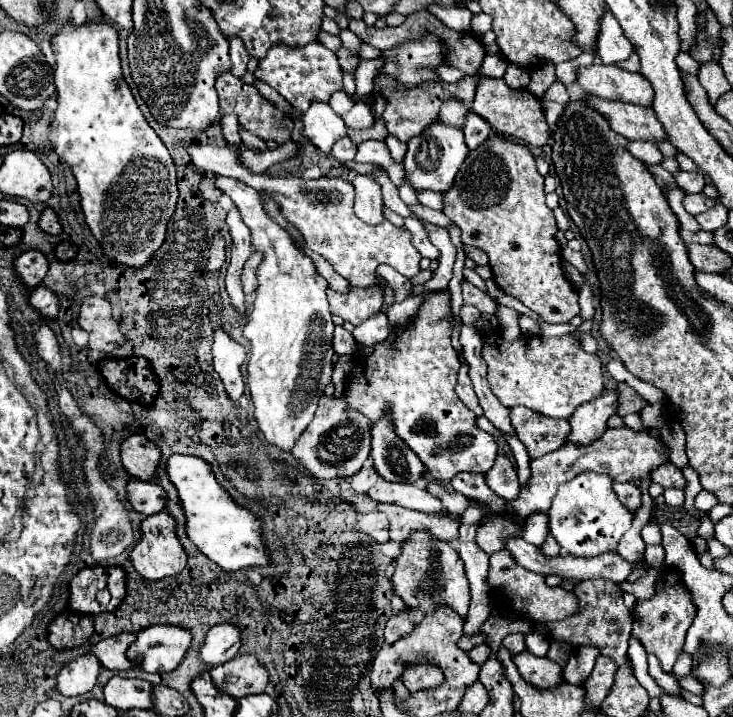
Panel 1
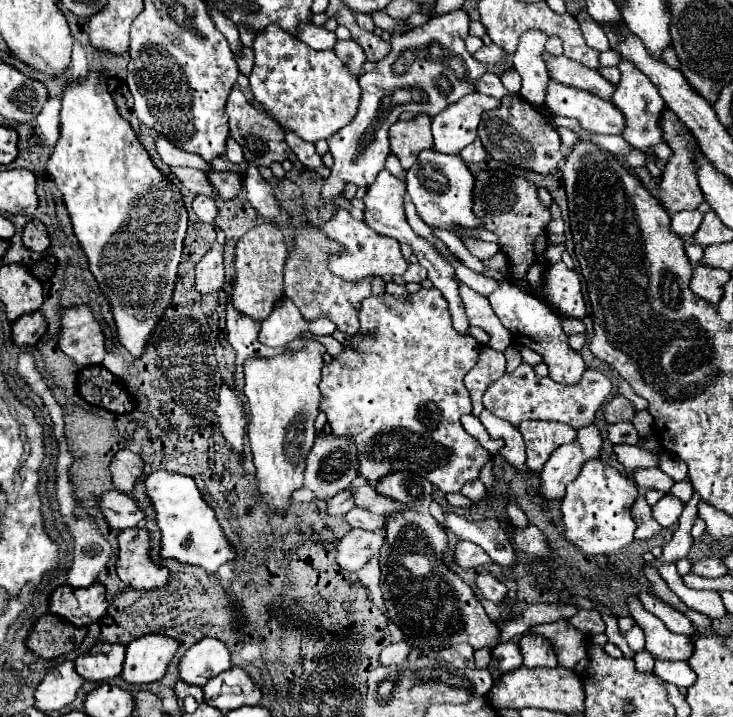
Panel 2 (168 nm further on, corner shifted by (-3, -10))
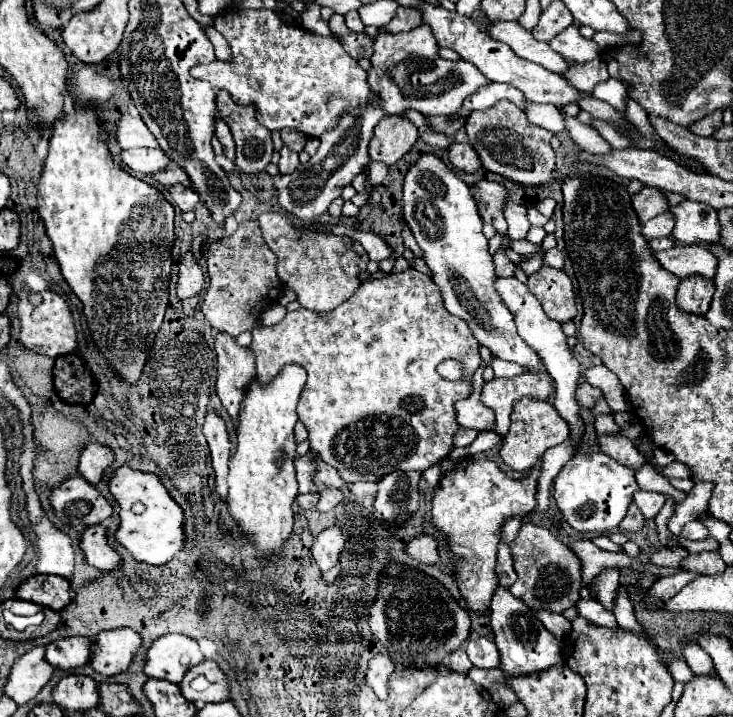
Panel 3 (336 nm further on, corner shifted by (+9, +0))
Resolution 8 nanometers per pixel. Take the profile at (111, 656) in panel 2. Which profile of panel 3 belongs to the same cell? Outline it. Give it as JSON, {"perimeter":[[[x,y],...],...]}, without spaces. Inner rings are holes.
{"perimeter":[[[84,636],[54,640],[46,646],[46,660],[60,670],[80,668],[90,662],[92,648],[94,648],[94,640]]]}

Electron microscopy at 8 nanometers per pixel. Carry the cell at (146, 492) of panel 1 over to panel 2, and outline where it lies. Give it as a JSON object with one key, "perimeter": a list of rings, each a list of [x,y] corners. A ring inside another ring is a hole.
{"perimeter":[[[118,490],[104,492],[104,496],[100,498],[100,512],[108,528],[114,532],[134,528],[138,522],[144,520],[144,512],[138,508],[138,504]]]}

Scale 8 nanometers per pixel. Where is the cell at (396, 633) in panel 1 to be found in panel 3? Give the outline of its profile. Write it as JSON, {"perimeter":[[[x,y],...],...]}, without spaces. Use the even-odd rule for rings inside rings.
{"perimeter":[[[378,654],[368,662],[368,670],[366,670],[366,680],[370,682],[372,690],[378,694],[378,698],[386,698],[388,696],[388,676],[394,672],[394,664],[390,660],[388,654]]]}

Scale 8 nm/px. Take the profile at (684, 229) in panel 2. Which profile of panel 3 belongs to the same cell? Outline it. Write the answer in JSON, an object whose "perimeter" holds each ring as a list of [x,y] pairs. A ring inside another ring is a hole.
{"perimeter":[[[666,210],[664,214],[658,214],[658,216],[654,216],[652,220],[644,222],[642,234],[644,234],[646,238],[650,238],[650,240],[652,240],[652,238],[662,238],[662,236],[670,236],[672,230],[674,230],[674,226],[676,226],[676,218],[672,216],[670,210]]]}

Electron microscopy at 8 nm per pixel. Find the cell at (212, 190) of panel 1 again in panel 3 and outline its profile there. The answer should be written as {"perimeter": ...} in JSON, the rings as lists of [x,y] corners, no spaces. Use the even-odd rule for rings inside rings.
{"perimeter":[[[172,186],[172,188],[170,188],[170,194],[172,194],[172,202],[174,202],[182,212],[194,210],[196,204],[200,202],[200,200],[198,200],[198,194],[196,194],[192,188]]]}

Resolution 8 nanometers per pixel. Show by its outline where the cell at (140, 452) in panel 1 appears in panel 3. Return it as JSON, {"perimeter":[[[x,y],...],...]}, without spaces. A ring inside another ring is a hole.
{"perimeter":[[[92,442],[84,448],[80,456],[78,472],[84,476],[90,484],[98,484],[104,476],[104,470],[114,462],[114,452],[108,446],[102,446],[98,442]]]}

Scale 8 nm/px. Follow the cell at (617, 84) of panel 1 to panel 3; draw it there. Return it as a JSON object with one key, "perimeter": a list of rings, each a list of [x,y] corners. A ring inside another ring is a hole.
{"perimeter":[[[496,22],[490,26],[490,36],[508,44],[516,56],[536,62],[546,70],[566,74],[570,68],[568,60],[562,54],[552,50],[546,42],[534,40],[534,36],[528,30],[524,30],[518,22]]]}

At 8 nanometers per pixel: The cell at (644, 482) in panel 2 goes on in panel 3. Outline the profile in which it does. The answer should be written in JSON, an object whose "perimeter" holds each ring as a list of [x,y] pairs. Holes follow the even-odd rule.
{"perimeter":[[[622,434],[598,436],[598,442],[600,442],[600,448],[604,454],[616,458],[618,462],[622,462],[630,470],[640,470],[640,466],[644,466],[644,462],[646,462],[646,458],[640,454],[636,444],[628,438],[624,438]]]}

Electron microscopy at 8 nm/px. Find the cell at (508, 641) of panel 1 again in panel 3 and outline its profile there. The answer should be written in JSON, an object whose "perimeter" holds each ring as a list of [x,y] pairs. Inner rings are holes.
{"perimeter":[[[480,636],[478,640],[472,640],[466,646],[466,654],[468,654],[470,662],[478,668],[500,666],[500,652],[498,652],[498,646],[496,646],[494,638],[490,638],[490,636]]]}

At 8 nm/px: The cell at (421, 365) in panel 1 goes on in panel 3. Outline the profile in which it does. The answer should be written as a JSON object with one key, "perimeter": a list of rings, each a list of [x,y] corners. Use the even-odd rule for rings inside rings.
{"perimeter":[[[414,268],[362,282],[356,292],[332,312],[328,322],[300,308],[288,312],[276,326],[258,326],[252,332],[250,348],[256,352],[256,378],[260,378],[260,382],[274,378],[288,362],[300,362],[306,368],[308,380],[300,394],[298,418],[308,428],[310,448],[316,450],[326,464],[334,466],[346,482],[376,482],[396,470],[424,472],[446,460],[454,450],[454,434],[460,428],[452,404],[472,394],[473,375],[482,361],[478,340],[470,326],[448,314],[434,282]],[[444,358],[469,365],[466,382],[448,382],[436,372],[436,366]]]}

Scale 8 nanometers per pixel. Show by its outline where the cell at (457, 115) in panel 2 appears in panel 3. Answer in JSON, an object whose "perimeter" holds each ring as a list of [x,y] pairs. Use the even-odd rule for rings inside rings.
{"perimeter":[[[490,82],[490,84],[482,86],[482,88],[478,88],[474,94],[470,94],[470,96],[462,102],[460,110],[458,110],[456,114],[452,114],[450,118],[452,118],[452,120],[466,118],[470,112],[474,112],[474,110],[486,110],[488,106],[494,106],[494,104],[496,104],[498,100],[502,100],[502,98],[514,102],[518,108],[524,108],[524,100],[526,100],[526,98],[520,94],[520,90],[516,90],[516,88],[512,88],[512,86],[504,86],[504,84]]]}

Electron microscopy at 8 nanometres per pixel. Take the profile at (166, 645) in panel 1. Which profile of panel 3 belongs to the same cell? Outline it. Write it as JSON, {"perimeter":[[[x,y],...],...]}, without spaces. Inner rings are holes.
{"perimeter":[[[118,628],[98,634],[94,638],[94,654],[90,658],[90,666],[104,676],[116,676],[128,670],[140,648],[142,636],[132,628]]]}

